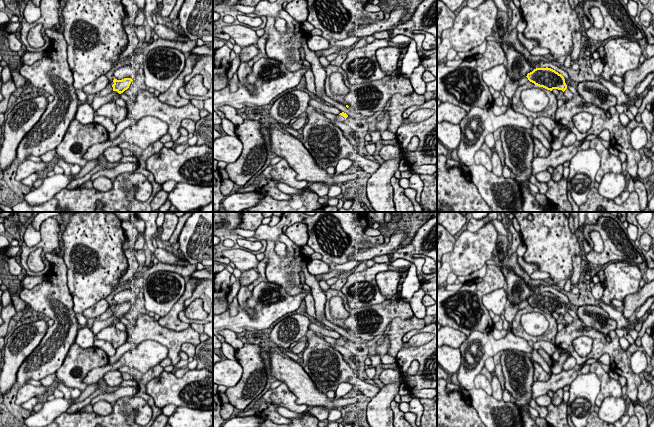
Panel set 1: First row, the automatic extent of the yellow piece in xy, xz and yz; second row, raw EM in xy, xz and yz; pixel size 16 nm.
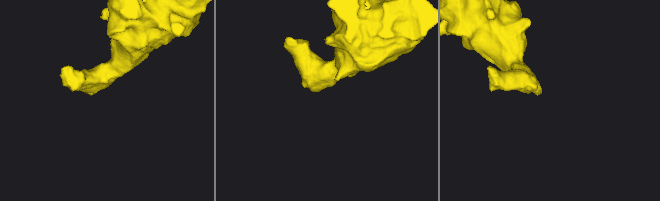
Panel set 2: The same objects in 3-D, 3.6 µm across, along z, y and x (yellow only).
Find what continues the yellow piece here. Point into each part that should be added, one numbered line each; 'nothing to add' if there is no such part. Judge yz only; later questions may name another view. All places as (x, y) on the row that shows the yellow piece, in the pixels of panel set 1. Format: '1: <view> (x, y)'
1: yz (568, 94)

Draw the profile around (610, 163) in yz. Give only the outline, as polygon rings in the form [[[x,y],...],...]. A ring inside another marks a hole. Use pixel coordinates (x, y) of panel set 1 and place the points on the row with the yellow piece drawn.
[[[594,138],[590,141],[590,147],[595,149],[601,157],[601,165],[595,176],[595,181],[600,183],[602,177],[606,173],[623,174],[622,162],[619,156],[612,155],[608,149],[606,149],[599,138]]]

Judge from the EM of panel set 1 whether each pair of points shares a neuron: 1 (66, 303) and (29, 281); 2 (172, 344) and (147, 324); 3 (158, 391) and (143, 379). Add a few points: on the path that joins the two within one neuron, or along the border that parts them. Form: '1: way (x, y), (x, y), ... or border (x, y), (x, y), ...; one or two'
1: border (45, 275), (45, 278), (33, 287), (22, 289); two
2: way (166, 338), (153, 330); one
3: border (163, 370), (146, 384), (146, 392), (154, 404); two

